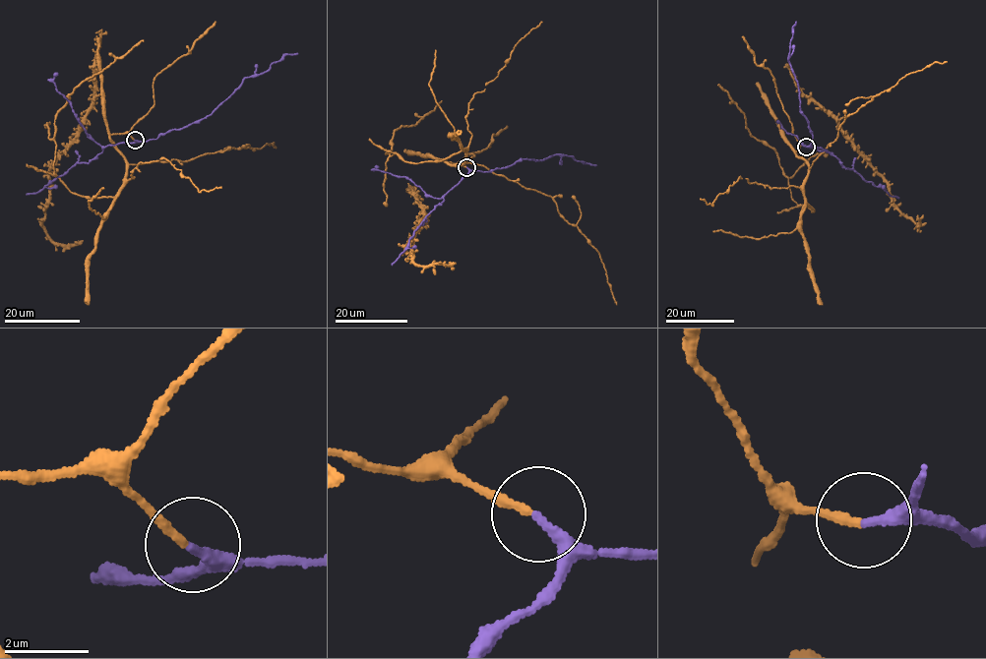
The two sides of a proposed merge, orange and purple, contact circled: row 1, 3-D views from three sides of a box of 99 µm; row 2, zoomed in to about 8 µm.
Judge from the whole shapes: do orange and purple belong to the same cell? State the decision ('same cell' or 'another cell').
same cell

